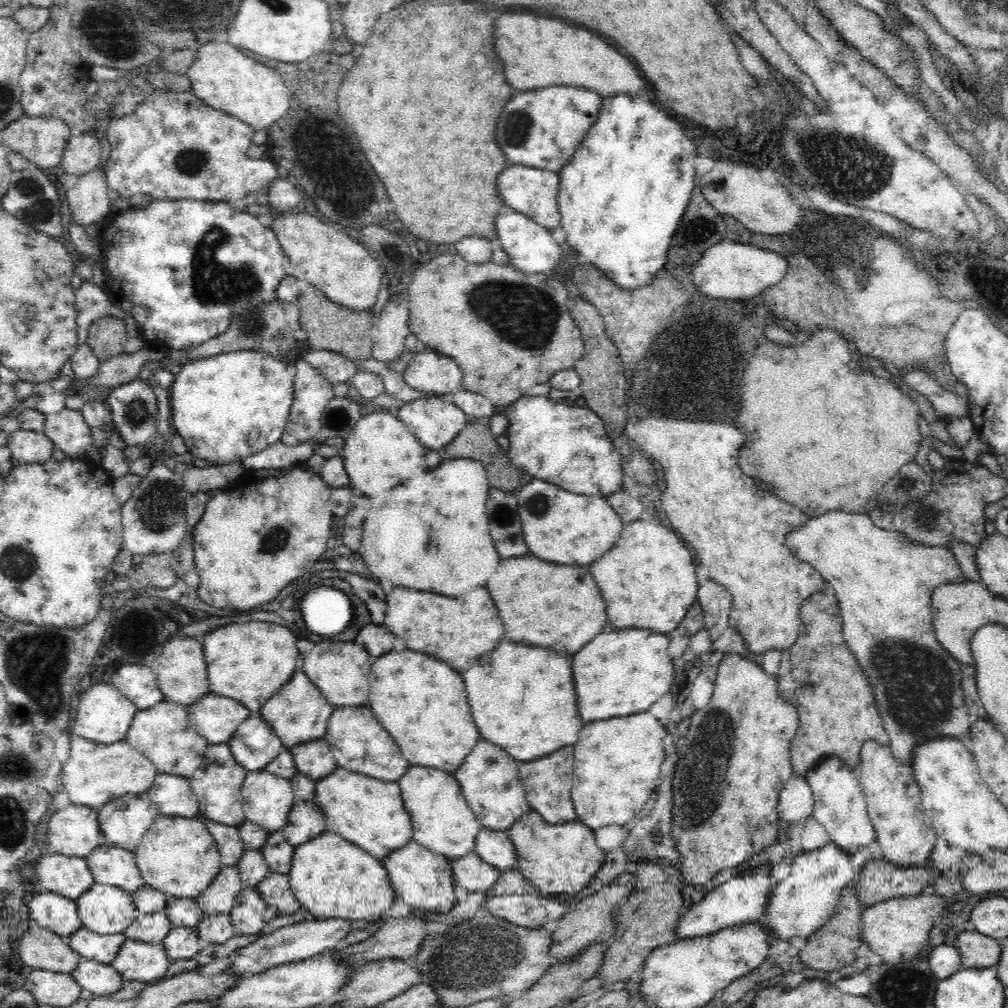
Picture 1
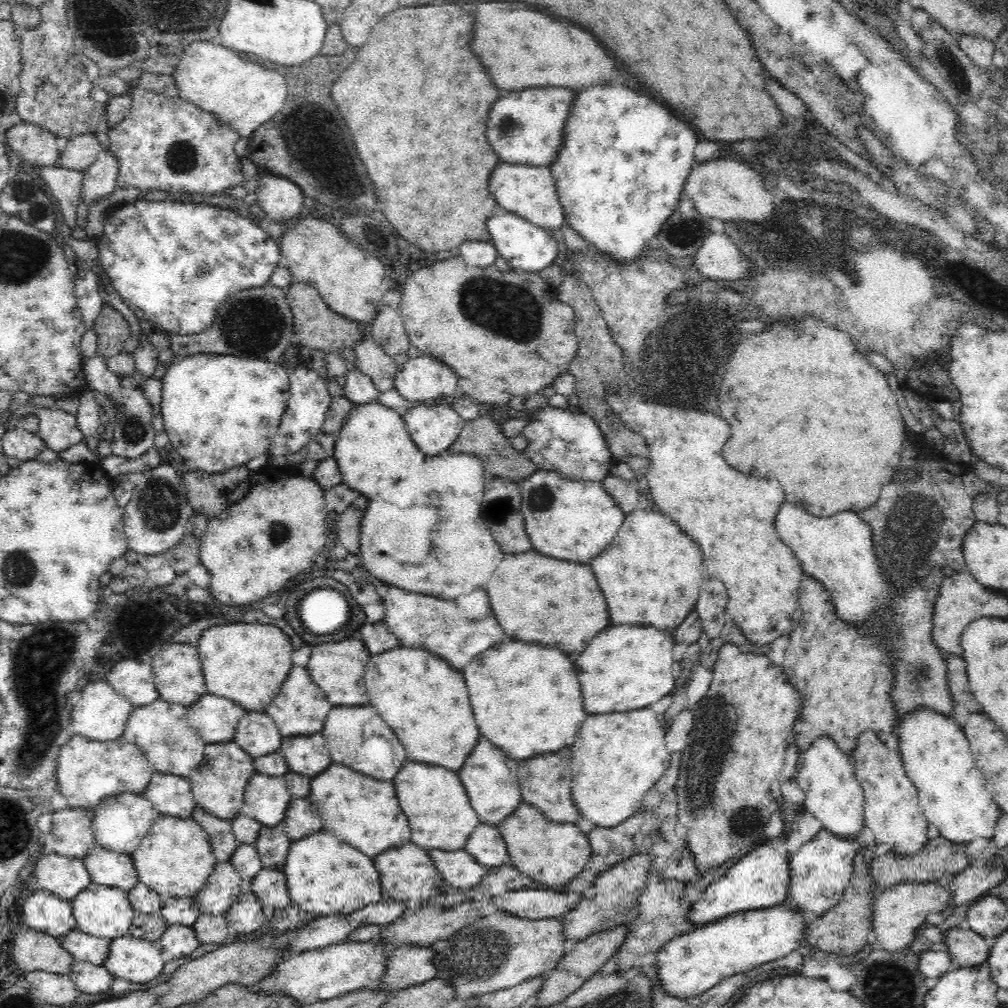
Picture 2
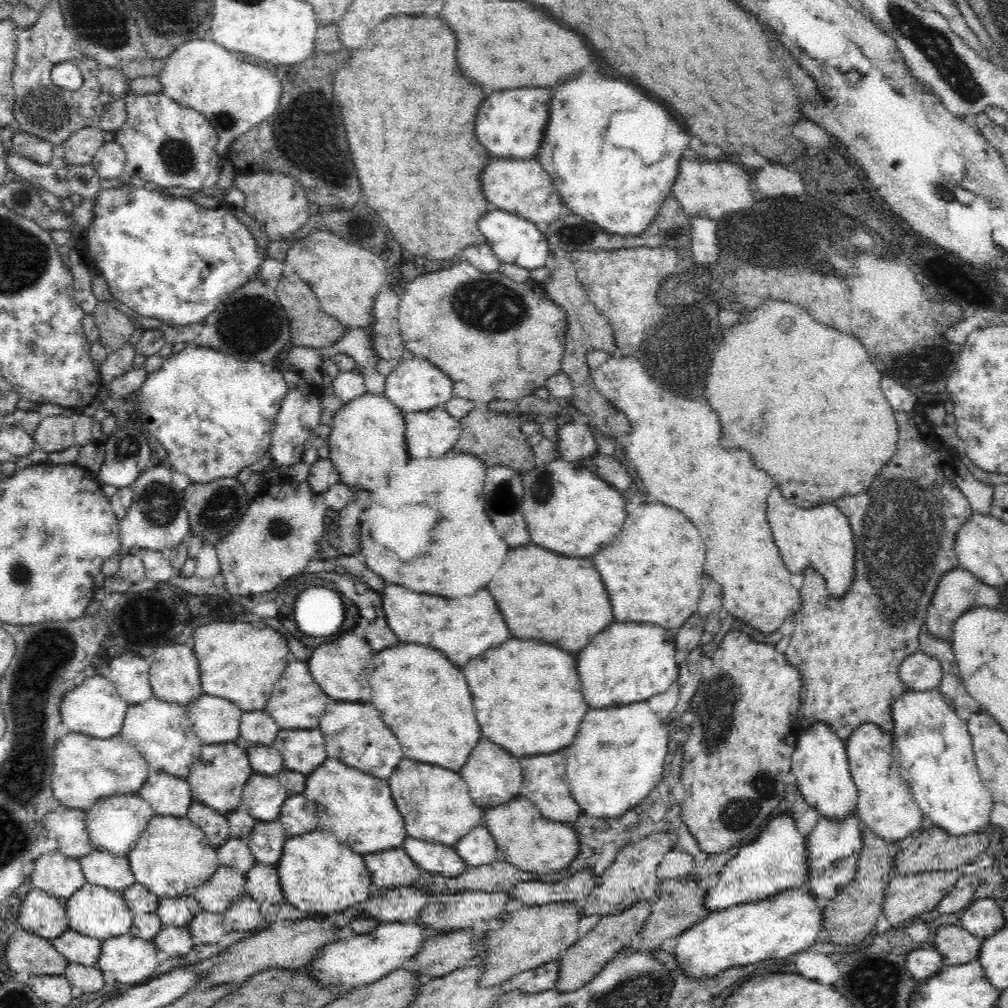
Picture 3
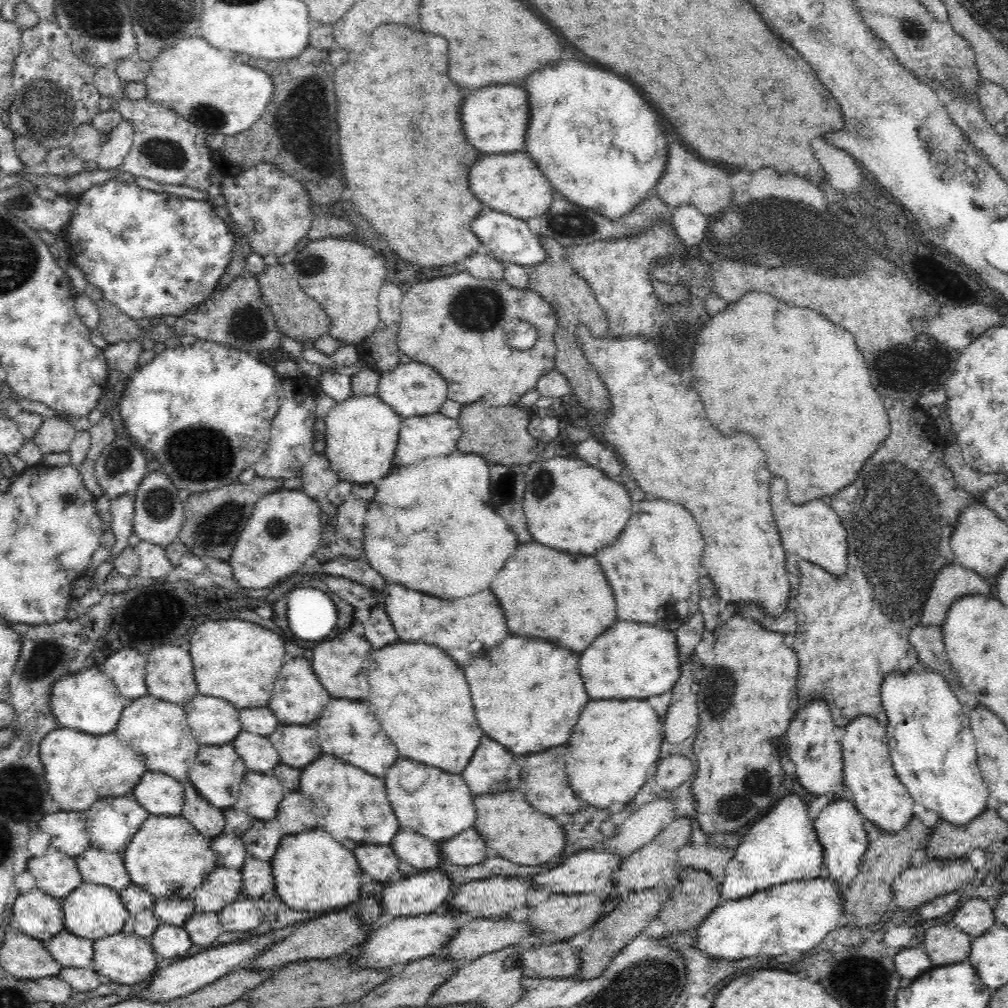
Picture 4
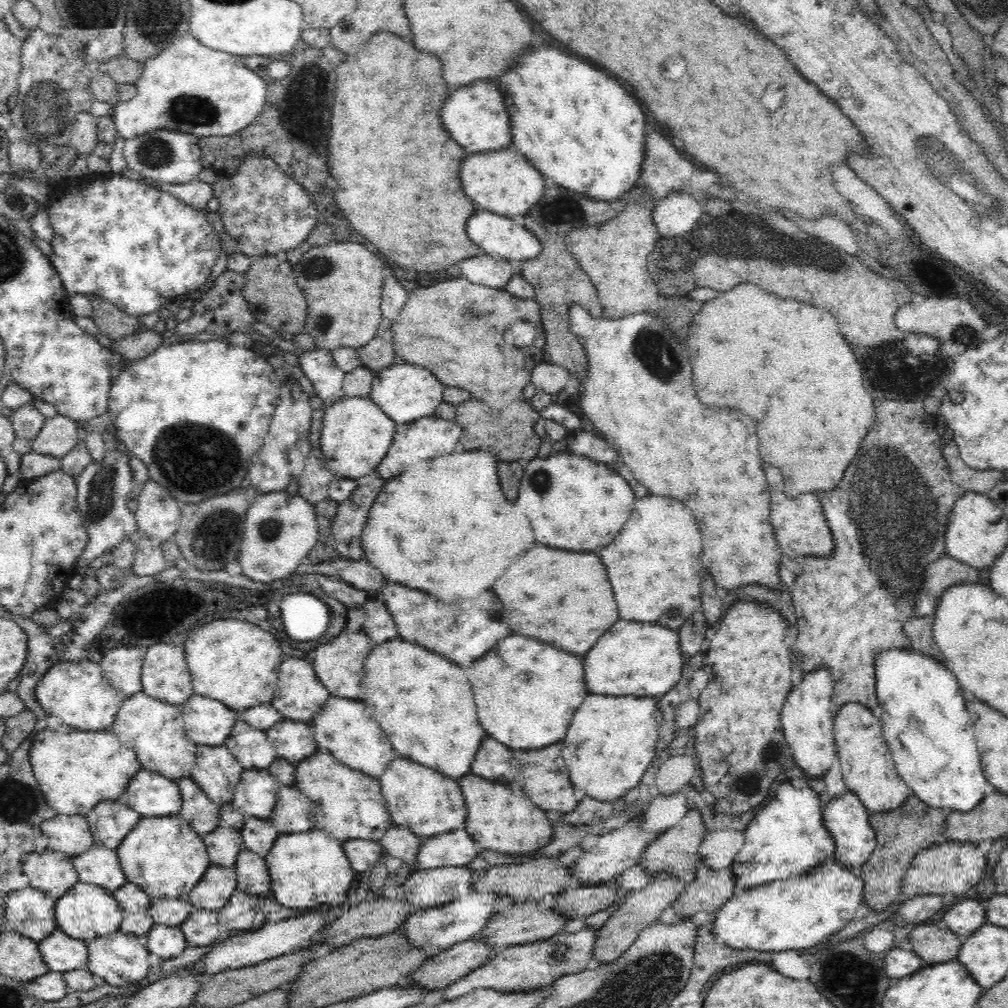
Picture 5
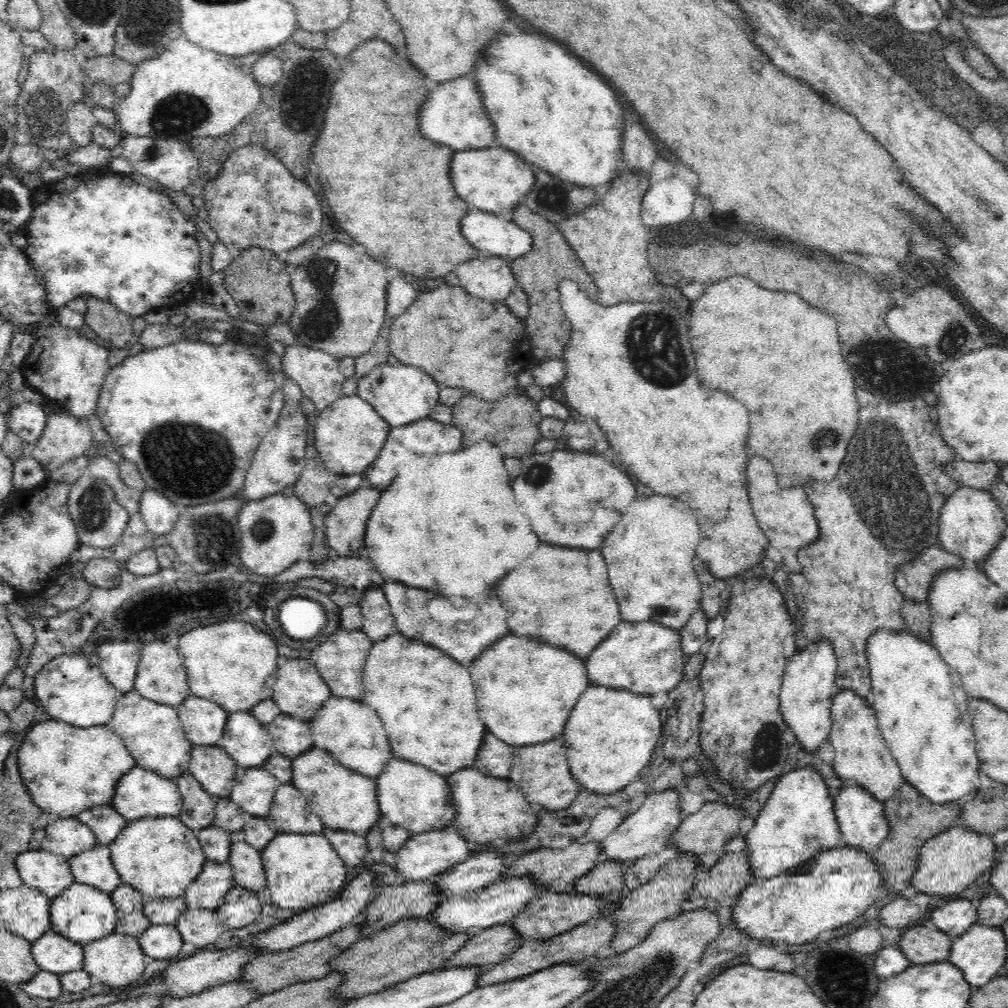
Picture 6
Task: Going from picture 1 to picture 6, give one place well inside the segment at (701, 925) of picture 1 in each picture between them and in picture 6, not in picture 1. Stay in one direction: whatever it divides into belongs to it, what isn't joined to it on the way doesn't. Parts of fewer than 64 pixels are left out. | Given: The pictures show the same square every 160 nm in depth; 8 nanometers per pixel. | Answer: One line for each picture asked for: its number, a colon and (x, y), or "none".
2: (760, 879)
3: (777, 860)
4: (782, 846)
5: (787, 837)
6: (798, 821)

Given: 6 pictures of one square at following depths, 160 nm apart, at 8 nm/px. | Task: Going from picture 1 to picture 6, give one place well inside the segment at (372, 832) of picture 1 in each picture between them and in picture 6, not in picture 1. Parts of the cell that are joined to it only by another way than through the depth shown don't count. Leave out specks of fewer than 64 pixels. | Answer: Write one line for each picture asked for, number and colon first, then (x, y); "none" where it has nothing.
2: (365, 813)
3: (362, 813)
4: (358, 812)
5: (350, 804)
6: (345, 801)

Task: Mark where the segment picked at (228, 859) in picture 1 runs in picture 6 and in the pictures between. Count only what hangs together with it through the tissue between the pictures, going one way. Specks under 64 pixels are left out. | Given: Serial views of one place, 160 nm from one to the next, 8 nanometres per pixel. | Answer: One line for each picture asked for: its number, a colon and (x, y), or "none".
2: (219, 832)
3: (216, 827)
4: (210, 821)
5: (198, 810)
6: (198, 812)

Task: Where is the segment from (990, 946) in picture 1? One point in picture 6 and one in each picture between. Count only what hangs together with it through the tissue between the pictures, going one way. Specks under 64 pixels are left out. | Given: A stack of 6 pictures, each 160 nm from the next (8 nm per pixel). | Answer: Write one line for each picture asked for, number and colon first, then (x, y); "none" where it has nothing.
2: (967, 948)
3: (957, 946)
4: (943, 945)
5: (934, 944)
6: (924, 944)

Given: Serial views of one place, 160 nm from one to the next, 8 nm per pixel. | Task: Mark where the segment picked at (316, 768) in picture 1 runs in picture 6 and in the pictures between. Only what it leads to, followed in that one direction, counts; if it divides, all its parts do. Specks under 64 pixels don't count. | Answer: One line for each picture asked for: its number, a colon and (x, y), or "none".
2: (307, 755)
3: (302, 750)
4: (297, 745)
5: (292, 739)
6: (291, 735)

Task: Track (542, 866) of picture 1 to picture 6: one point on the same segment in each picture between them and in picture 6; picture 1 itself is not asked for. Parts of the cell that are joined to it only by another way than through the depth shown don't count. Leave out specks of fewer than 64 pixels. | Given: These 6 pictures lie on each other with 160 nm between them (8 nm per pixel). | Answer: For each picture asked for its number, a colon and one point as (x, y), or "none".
2: (553, 853)
3: (531, 842)
4: (505, 820)
5: (500, 819)
6: (487, 809)

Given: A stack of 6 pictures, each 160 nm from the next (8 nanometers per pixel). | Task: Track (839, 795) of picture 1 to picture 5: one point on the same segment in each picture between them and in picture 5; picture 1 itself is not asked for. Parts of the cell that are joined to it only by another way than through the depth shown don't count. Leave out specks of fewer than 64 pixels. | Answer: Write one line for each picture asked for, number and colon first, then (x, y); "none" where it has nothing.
2: (834, 795)
3: (820, 764)
4: (815, 748)
5: (807, 716)

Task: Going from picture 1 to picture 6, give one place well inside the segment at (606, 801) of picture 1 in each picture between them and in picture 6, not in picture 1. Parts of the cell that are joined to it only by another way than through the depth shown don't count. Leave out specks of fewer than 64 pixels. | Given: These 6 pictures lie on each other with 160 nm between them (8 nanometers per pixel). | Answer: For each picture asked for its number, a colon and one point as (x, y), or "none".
2: (616, 759)
3: (618, 757)
4: (602, 773)
5: (607, 753)
6: (611, 735)

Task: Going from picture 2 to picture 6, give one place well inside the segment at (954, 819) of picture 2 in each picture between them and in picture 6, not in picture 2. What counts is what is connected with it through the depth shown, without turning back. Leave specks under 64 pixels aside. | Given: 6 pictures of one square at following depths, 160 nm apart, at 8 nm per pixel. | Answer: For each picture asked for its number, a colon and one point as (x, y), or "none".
3: (931, 745)
4: (937, 763)
5: (922, 709)
6: (922, 709)

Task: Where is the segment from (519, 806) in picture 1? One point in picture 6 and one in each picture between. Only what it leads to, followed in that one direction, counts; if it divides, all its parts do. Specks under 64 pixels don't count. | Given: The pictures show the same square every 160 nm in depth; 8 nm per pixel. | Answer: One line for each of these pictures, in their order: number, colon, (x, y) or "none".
2: (485, 775)
3: (488, 772)
4: (493, 769)
5: (493, 762)
6: (495, 755)

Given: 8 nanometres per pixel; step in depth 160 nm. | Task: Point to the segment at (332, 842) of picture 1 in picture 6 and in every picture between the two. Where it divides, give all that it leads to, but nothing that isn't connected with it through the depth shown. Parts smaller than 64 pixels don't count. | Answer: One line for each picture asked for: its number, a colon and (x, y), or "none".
2: (321, 877)
3: (318, 875)
4: (312, 872)
5: (308, 870)
6: (302, 871)

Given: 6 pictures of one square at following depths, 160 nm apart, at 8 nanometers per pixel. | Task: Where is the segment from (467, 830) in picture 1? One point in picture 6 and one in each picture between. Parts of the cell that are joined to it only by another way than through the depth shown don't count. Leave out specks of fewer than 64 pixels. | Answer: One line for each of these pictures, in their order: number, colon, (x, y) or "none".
2: (438, 809)
3: (436, 803)
4: (438, 805)
5: (428, 803)
6: (410, 796)

